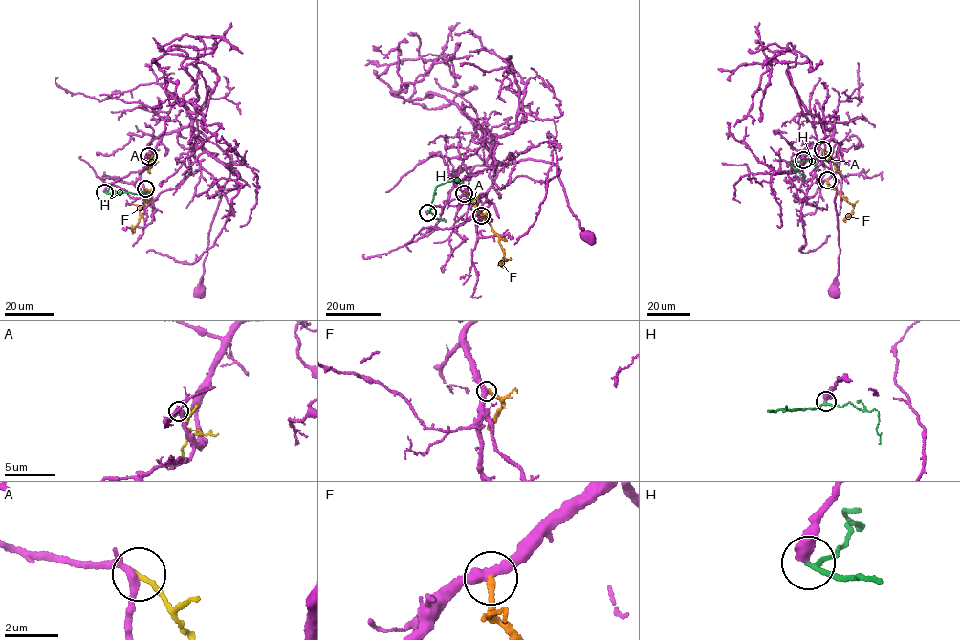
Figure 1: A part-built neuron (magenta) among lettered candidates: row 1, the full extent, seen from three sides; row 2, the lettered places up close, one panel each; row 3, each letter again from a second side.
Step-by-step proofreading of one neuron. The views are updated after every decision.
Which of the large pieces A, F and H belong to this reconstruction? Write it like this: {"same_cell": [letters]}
{"same_cell": []}

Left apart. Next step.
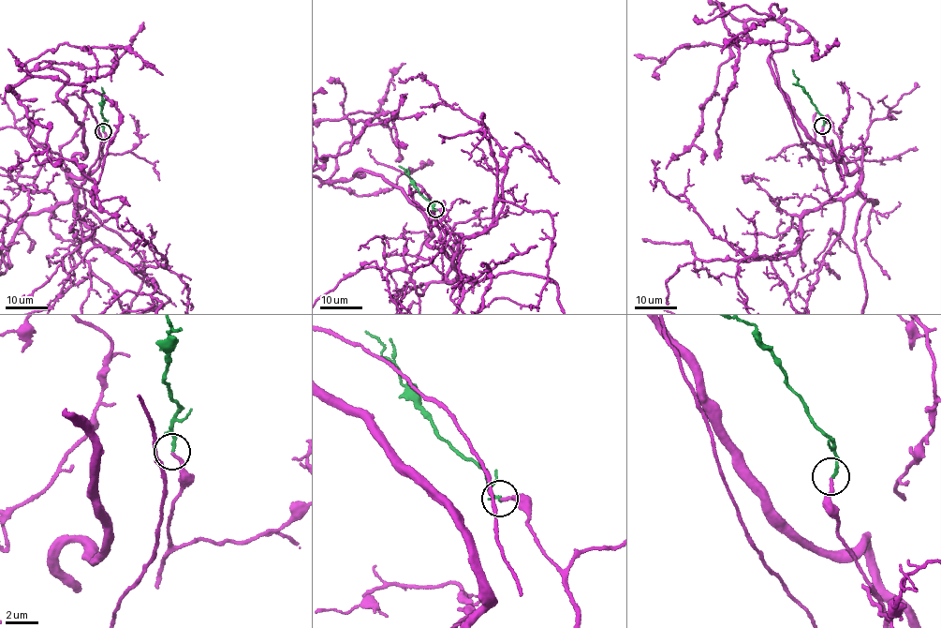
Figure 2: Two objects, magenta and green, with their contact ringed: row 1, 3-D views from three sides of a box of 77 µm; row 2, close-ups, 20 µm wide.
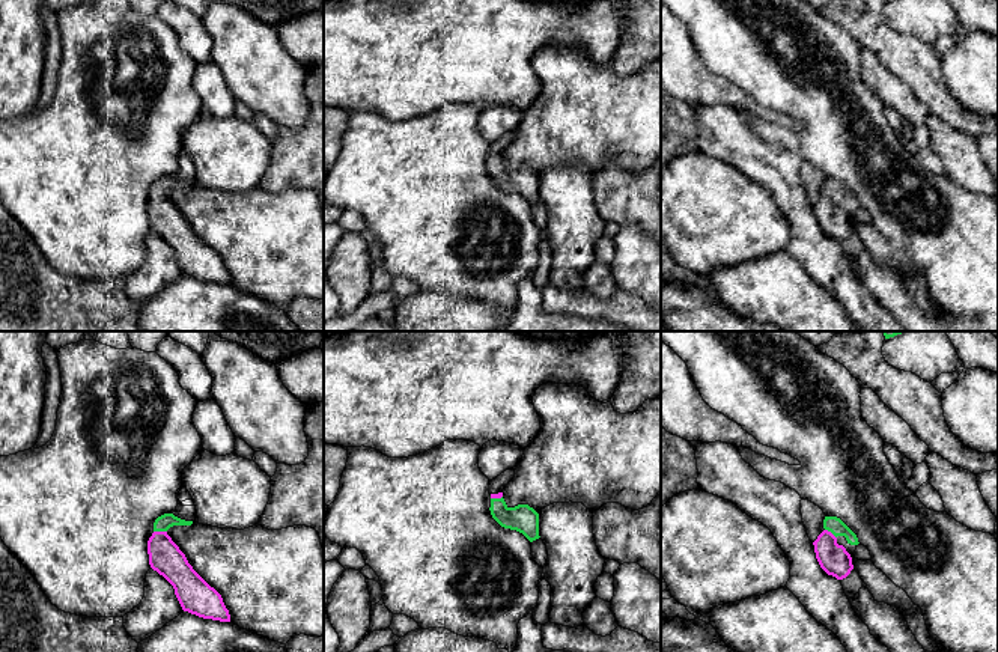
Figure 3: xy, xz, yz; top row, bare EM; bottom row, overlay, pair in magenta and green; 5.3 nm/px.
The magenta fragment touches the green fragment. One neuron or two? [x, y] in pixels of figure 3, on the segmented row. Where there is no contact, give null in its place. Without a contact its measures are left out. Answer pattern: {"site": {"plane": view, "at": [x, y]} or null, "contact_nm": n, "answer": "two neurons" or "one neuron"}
{"site": {"plane": "xy", "at": [160, 532]}, "contact_nm": 70, "answer": "one neuron"}

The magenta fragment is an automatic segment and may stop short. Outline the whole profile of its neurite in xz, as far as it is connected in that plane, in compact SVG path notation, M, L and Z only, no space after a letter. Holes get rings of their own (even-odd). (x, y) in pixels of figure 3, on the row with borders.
M503 492L491 494L491 515L504 529L522 533L530 542L539 539L539 513L528 504L509 507Z

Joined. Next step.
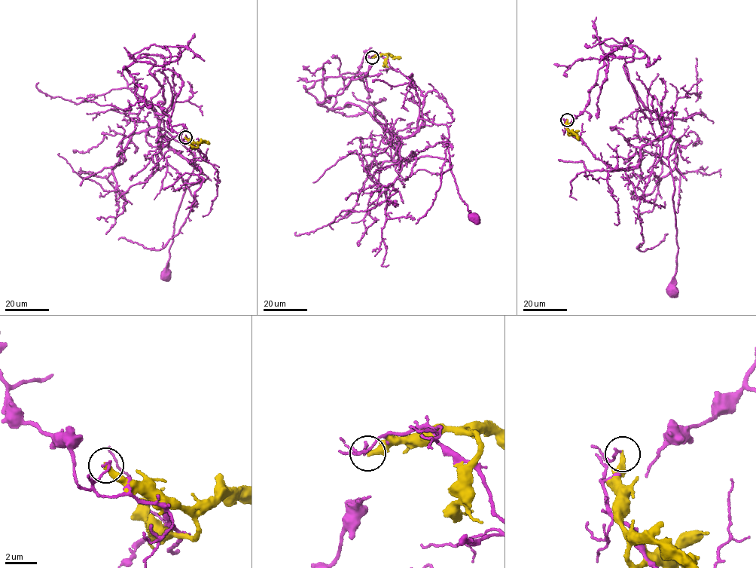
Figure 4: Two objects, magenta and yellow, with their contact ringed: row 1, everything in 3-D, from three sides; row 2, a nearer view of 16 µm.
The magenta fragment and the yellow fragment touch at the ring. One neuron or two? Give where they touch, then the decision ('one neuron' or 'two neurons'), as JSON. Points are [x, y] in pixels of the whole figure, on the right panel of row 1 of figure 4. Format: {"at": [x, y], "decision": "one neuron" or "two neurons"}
{"at": [567, 120], "decision": "two neurons"}

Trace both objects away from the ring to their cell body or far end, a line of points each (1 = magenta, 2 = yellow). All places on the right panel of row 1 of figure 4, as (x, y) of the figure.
1: (567, 119), (568, 132), (612, 169), (633, 169), (642, 145), (673, 138), (668, 160), (678, 252), (672, 290)
2: (567, 120), (568, 134), (579, 130)

